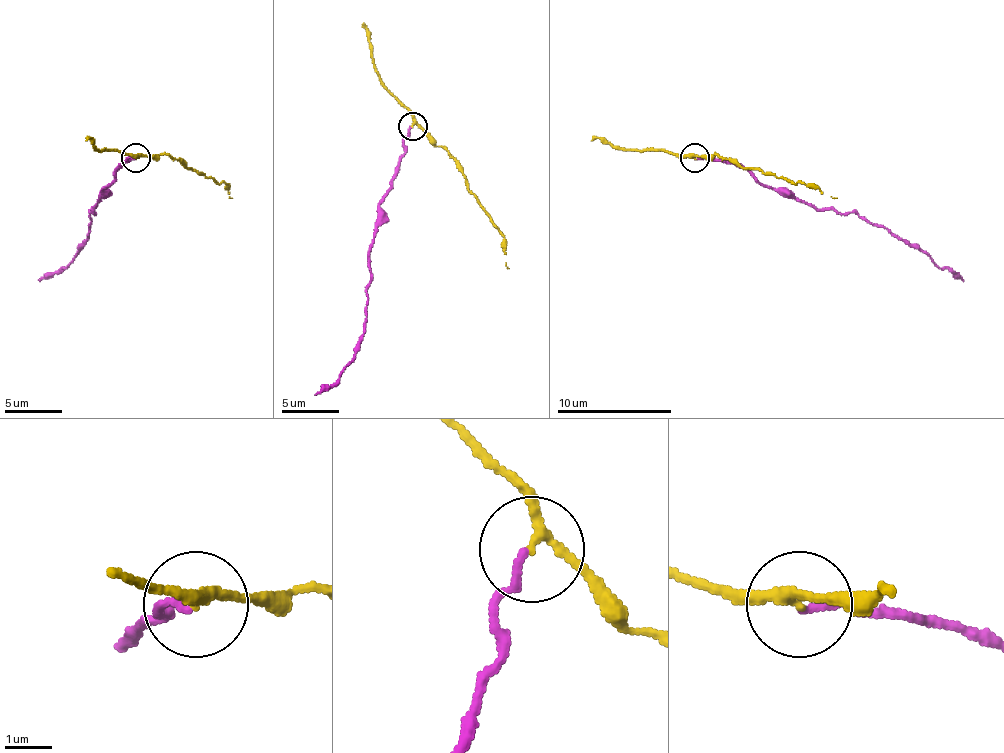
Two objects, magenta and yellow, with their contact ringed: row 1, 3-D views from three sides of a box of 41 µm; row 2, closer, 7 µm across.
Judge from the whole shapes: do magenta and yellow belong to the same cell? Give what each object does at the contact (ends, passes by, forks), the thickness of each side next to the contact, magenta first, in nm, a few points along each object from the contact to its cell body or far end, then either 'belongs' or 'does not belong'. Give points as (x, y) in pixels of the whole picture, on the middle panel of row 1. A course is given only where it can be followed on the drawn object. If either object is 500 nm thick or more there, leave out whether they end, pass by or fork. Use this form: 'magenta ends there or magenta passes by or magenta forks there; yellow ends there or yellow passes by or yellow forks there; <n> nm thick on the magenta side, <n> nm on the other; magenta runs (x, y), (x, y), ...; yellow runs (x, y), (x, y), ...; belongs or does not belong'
magenta ends there; yellow passes by; 160 nm thick on the magenta side, 180 nm on the other; magenta runs (410, 127), (399, 173), (384, 193), (381, 221), (370, 250), (367, 322), (355, 356), (315, 394); yellow runs (413, 127), (419, 127), (453, 161), (482, 210), (499, 230), (508, 267); does not belong

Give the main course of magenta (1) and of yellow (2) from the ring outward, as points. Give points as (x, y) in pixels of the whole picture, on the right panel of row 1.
1: (695, 158), (741, 164), (761, 184), (790, 190), (819, 210), (859, 213), (890, 230), (962, 282)
2: (695, 158), (695, 155), (730, 158), (778, 178), (799, 181), (836, 198)

